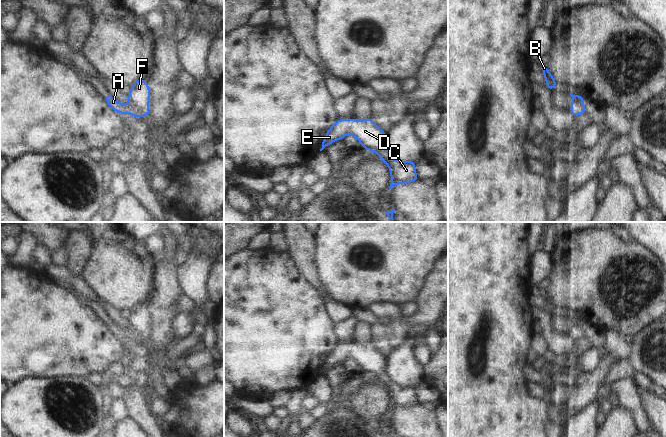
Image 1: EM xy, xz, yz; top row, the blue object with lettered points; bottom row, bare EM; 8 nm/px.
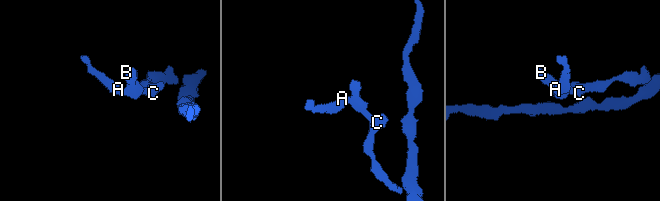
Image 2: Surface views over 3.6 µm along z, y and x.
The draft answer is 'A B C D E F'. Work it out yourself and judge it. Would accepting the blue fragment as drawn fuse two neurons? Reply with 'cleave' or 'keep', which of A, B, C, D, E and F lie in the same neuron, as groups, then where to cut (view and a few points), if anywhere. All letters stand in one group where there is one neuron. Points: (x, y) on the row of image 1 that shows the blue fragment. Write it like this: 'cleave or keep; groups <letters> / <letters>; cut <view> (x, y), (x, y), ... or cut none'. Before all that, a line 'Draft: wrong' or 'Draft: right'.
Draft: right
keep; groups A B C D E F; cut none

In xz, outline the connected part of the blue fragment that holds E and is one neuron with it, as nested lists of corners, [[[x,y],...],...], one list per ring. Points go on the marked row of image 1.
[[[371,118],[365,120],[338,119],[327,131],[320,151],[332,142],[343,139],[348,133],[356,137],[364,149],[376,152],[380,160],[389,167],[391,172],[389,189],[392,189],[395,184],[410,183],[418,179],[415,162],[393,159],[386,148],[386,133],[376,126]]]

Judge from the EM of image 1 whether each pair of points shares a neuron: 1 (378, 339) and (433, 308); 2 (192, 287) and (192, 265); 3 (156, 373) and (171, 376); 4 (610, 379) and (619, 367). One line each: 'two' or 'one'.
1: one
2: one
3: two
4: one

